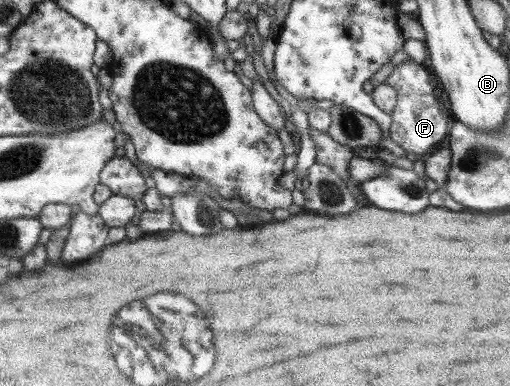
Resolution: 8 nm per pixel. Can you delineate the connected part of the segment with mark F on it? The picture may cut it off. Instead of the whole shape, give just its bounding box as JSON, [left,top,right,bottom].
[385,59,450,158]

